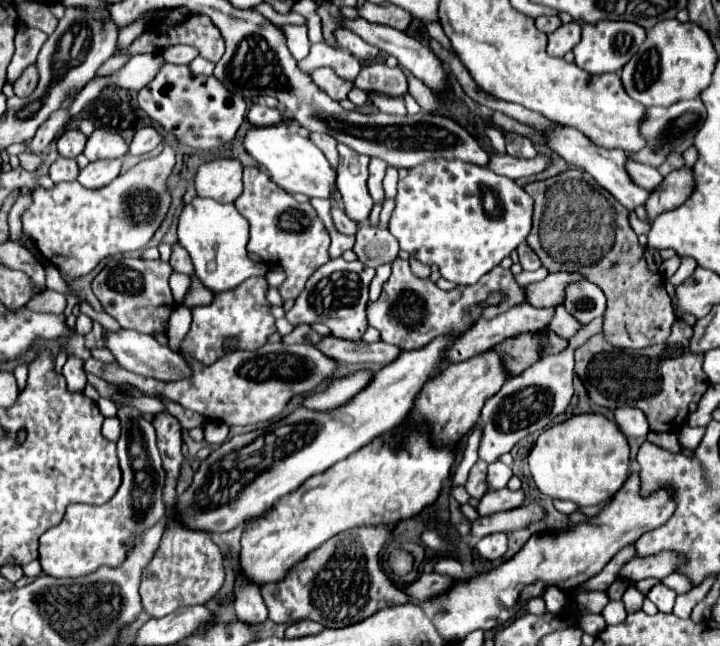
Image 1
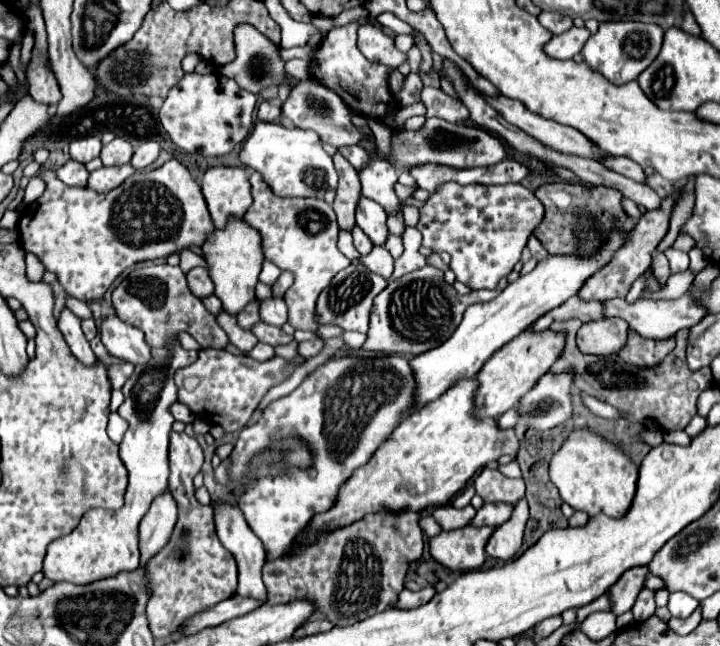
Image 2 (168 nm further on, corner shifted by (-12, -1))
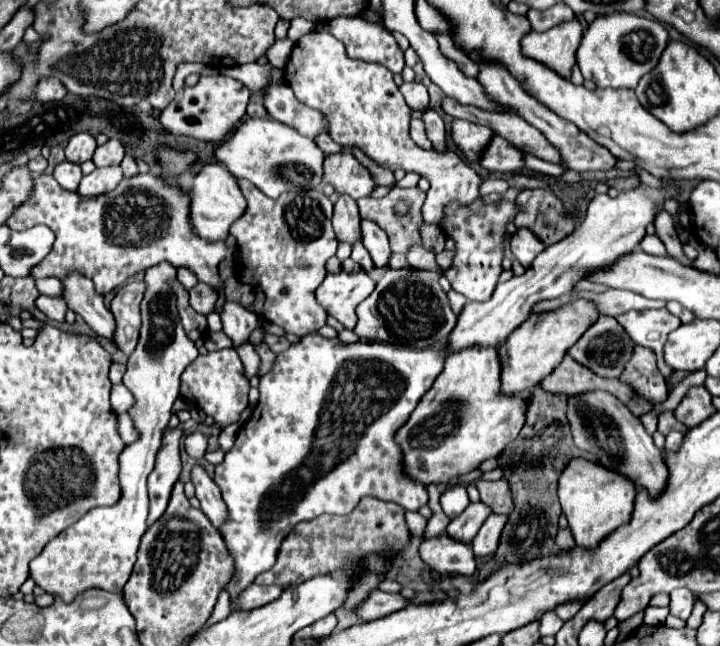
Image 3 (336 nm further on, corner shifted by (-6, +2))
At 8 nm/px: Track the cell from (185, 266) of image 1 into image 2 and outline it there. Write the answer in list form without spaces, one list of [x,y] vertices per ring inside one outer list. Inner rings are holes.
[[[194,267],[186,277],[188,277],[188,287],[196,297],[208,297],[214,293],[214,283],[204,267]]]

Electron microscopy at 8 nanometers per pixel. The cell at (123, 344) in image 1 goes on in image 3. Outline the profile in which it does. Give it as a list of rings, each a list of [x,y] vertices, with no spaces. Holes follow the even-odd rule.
[[[72,274],[64,280],[66,286],[66,304],[72,308],[78,316],[86,320],[86,324],[98,334],[100,338],[106,338],[114,342],[114,330],[116,330],[116,320],[112,312],[104,306],[104,300],[98,292],[94,292],[94,284],[86,280],[80,274]]]

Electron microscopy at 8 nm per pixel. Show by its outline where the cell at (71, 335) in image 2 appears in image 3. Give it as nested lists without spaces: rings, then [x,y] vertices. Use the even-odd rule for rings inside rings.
[[[40,296],[36,300],[36,306],[42,314],[48,316],[48,320],[54,320],[54,322],[64,322],[66,318],[66,302],[62,298],[48,298],[48,296]]]

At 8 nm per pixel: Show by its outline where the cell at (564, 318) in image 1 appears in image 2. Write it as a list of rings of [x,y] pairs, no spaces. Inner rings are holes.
[[[618,317],[584,323],[576,333],[578,349],[586,355],[618,355],[626,339],[628,323]]]

